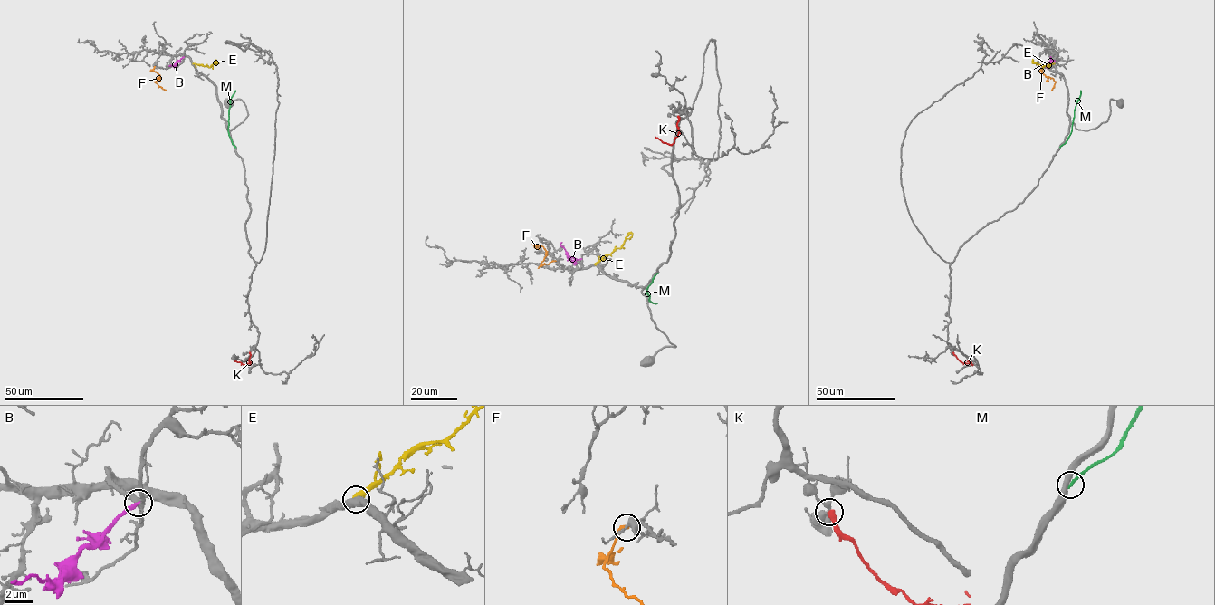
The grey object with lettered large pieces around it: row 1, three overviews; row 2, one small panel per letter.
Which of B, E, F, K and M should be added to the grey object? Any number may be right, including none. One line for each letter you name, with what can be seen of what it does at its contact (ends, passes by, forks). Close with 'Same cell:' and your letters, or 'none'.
F: it ends
Same cell: F

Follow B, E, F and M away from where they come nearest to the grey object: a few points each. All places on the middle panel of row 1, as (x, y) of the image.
B: (581, 258), (570, 257), (560, 244), (561, 242)
E: (595, 264), (620, 248), (627, 238)
F: (539, 249), (537, 244), (547, 252), (540, 266), (556, 261)
M: (656, 273), (646, 290), (649, 301), (657, 302)

